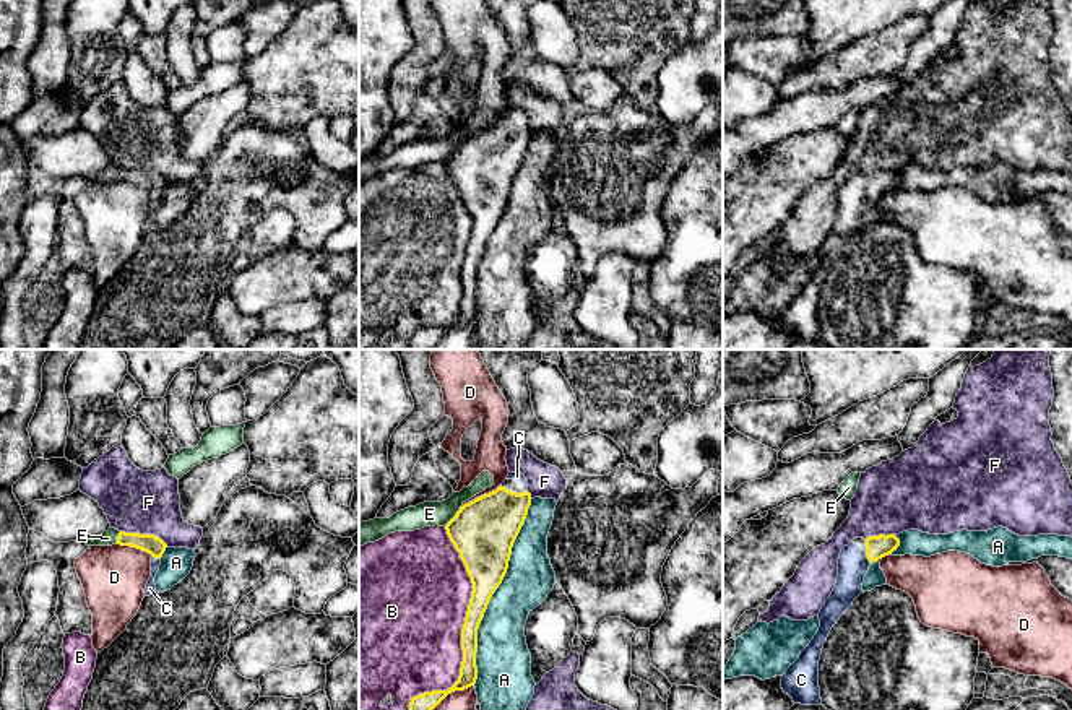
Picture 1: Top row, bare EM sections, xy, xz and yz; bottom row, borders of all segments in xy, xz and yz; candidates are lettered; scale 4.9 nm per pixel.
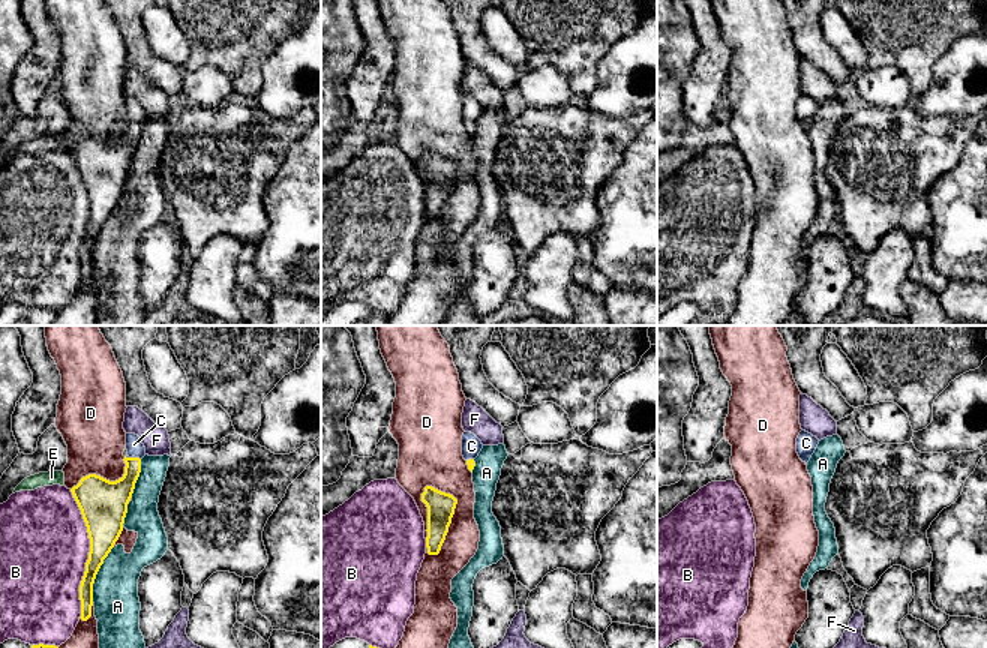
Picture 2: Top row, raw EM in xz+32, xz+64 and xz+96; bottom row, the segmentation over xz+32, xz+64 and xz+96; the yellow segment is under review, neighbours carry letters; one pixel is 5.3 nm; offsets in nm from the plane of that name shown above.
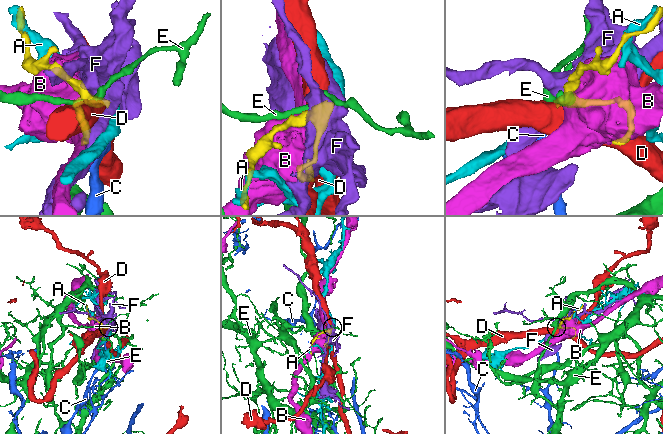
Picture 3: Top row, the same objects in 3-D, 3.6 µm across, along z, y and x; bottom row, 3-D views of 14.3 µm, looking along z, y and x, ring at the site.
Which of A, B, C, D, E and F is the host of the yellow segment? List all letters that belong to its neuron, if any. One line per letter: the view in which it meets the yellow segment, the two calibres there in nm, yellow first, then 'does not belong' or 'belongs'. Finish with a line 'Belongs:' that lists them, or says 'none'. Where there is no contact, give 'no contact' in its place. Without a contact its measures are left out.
A: meets yellow in xz; 280 nm thick on the yellow side, 240 nm on the other; does not belong
B: meets yellow in xz; 110 nm thick on the yellow side, 500 nm on the other; does not belong
C: meets yellow in yz; 110 nm thick on the yellow side, 160 nm on the other; belongs
D: meets yellow in xz; 320 nm thick on the yellow side, 150 nm on the other; does not belong
E: meets yellow in xz; 320 nm thick on the yellow side, 130 nm on the other; does not belong
F: meets yellow in xy; 90 nm thick on the yellow side, 320 nm on the other; does not belong
Belongs: C

